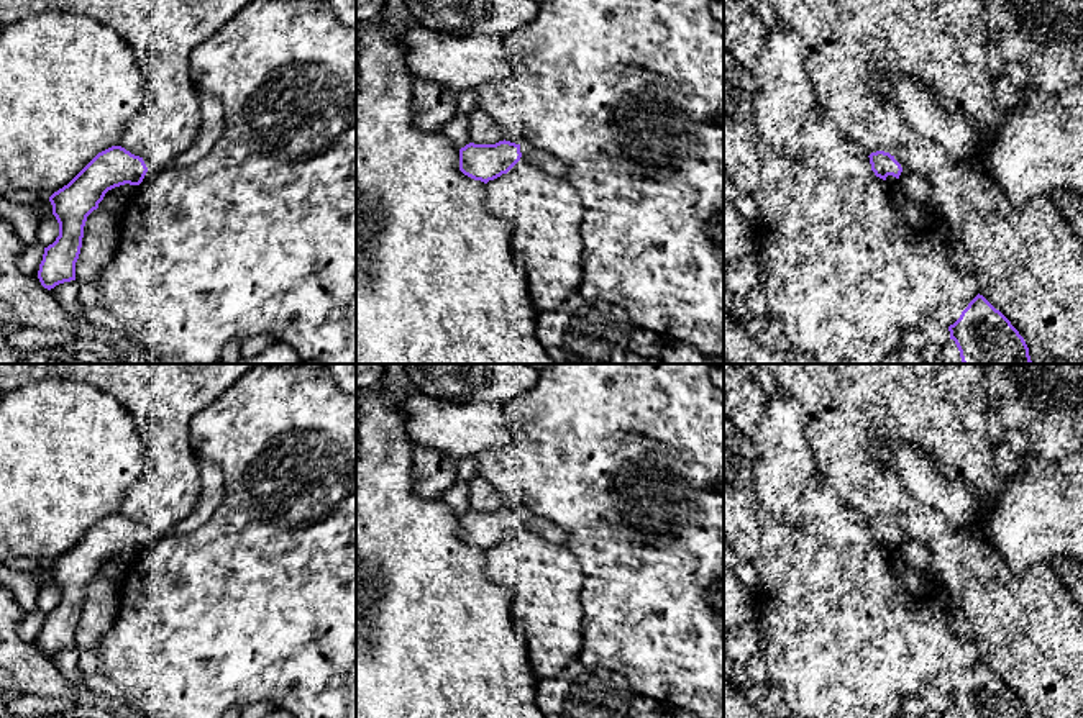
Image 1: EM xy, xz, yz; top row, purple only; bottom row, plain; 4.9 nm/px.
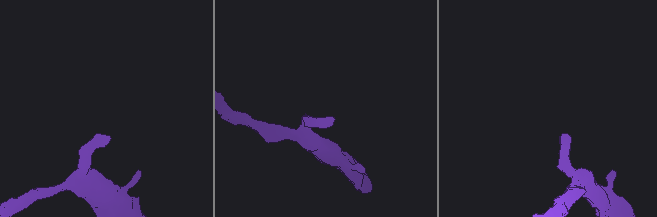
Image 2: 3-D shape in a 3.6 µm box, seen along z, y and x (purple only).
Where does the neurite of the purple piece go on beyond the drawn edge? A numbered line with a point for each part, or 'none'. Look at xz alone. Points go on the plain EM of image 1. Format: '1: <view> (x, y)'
1: xz (539, 525)

